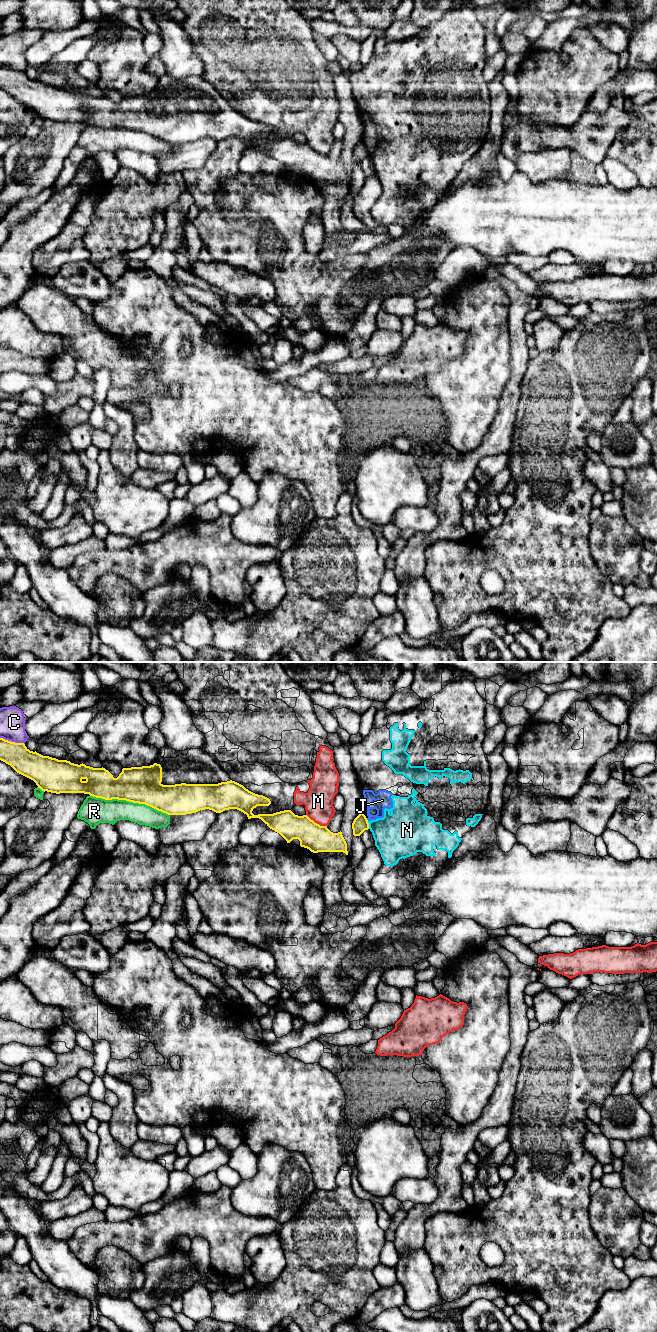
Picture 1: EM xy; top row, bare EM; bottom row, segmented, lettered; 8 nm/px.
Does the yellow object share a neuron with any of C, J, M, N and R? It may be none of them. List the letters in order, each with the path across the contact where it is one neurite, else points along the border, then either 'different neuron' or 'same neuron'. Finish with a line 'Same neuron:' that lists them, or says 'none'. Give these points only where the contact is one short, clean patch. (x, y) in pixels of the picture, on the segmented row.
C: border xy (0, 737), (24, 744); different neuron
J: border xy (366, 818), (368, 820); different neuron
M: different neuron
N: border xy (367, 821), (369, 828); different neuron
R: different neuron
Same neuron: none

